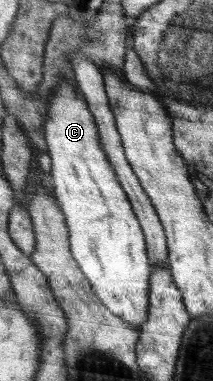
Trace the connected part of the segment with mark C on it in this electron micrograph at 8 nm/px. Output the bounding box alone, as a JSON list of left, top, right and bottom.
[43,82,152,331]

